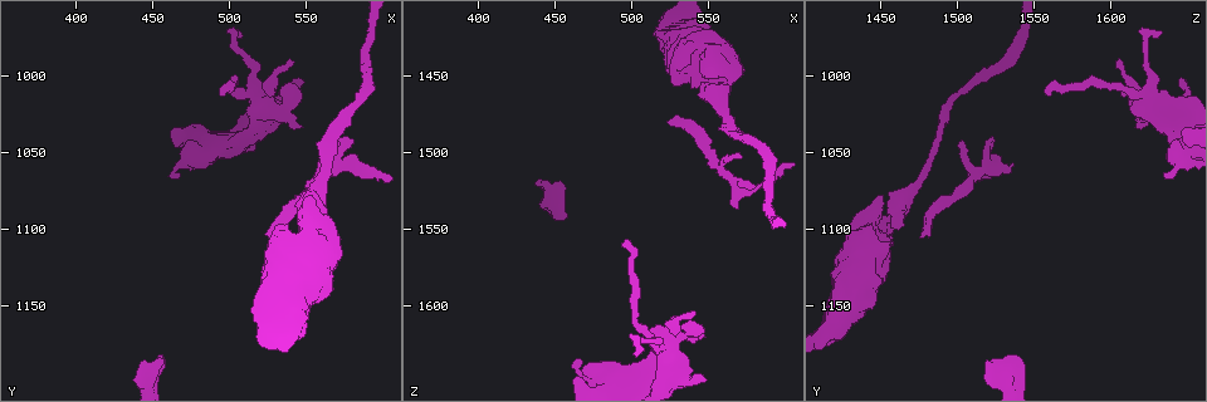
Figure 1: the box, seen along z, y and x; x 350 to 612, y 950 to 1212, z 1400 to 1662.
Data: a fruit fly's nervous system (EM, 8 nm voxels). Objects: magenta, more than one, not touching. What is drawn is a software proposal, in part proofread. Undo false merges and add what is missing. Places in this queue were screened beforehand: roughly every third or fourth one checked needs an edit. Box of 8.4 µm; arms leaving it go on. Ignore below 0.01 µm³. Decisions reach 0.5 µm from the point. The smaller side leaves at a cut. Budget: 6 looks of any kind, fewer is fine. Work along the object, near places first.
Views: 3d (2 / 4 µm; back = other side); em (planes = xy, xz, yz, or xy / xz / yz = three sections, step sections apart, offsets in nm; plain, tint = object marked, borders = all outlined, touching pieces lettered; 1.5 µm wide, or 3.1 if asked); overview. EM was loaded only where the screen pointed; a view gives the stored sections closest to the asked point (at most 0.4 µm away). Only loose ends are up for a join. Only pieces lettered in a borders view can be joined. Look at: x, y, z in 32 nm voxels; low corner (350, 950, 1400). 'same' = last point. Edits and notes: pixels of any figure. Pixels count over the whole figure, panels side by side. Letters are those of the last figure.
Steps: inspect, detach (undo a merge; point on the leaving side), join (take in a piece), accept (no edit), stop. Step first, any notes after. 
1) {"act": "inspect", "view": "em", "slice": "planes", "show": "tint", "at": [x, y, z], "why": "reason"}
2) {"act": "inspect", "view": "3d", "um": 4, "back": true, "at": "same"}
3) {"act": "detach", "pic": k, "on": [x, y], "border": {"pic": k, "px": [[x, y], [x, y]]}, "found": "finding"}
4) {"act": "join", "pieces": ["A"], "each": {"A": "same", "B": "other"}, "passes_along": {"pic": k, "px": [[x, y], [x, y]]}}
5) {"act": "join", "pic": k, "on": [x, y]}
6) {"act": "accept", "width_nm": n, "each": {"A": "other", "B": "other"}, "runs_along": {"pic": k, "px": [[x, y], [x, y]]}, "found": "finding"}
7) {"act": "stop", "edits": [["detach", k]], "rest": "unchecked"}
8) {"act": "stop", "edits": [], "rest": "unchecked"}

{"act": "inspect", "view": "3d", "um": 4, "at": [456, 1186, 1542], "why": "branch stops here"}

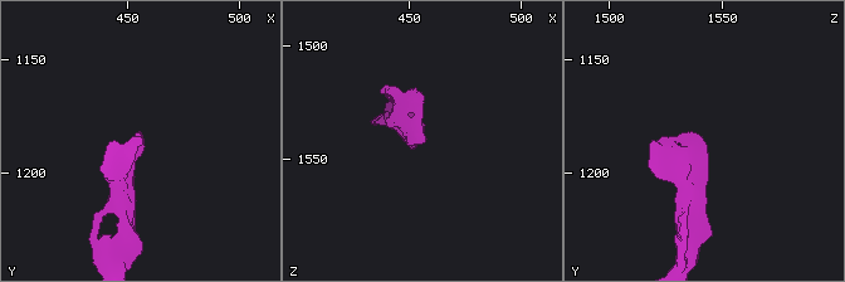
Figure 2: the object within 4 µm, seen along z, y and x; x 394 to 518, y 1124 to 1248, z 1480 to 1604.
{"act": "inspect", "view": "em", "slice": "planes", "show": "tint", "at": [457, 1185, 1541], "why": "now the EM"}

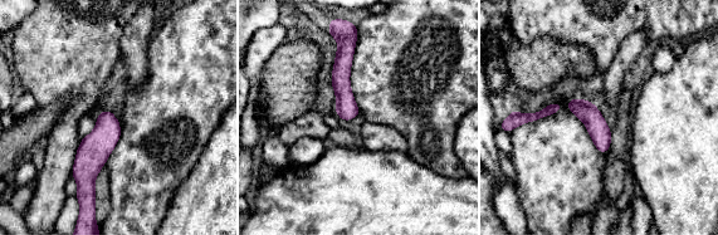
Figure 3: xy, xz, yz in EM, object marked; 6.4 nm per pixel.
{"act": "inspect", "view": "em", "slice": "planes", "show": "borders", "at": "same", "why": "what lies round it"}

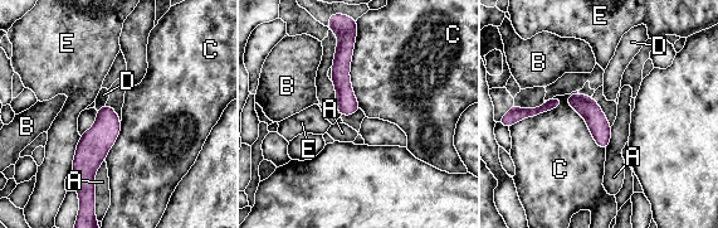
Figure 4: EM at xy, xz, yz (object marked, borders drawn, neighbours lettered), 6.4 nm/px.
{"act": "accept", "each": {"A": "other", "B": "other", "C": "other", "D": "other", "E": "other"}, "found": "none of them fits"}

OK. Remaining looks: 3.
{"act": "inspect", "view": "3d", "um": 4, "back": true, "at": [530, 1104, 1478], "why": "free end"}

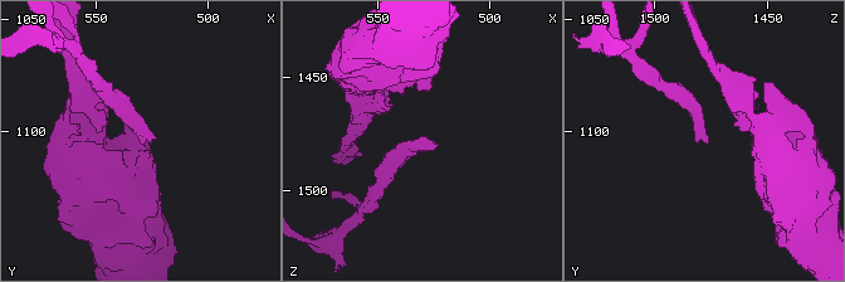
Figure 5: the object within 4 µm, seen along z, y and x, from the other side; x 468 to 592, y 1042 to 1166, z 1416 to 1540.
{"act": "inspect", "view": "em", "slice": "xy", "step": 4, "show": "tint", "at": [529, 1104, 1477]}

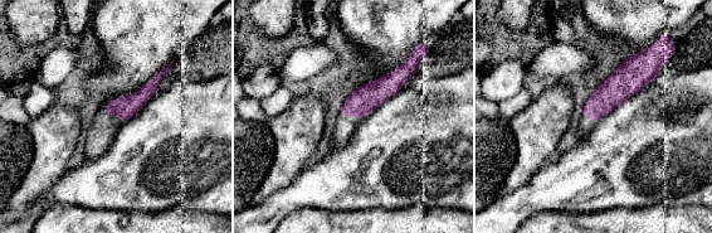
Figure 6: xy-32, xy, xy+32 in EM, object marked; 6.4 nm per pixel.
{"act": "inspect", "view": "em", "slice": "xy", "step": 4, "show": "borders", "at": "same", "why": "what lies round it"}

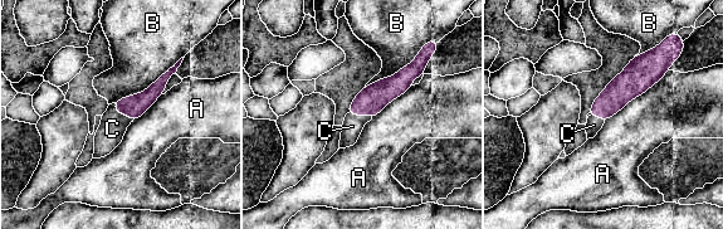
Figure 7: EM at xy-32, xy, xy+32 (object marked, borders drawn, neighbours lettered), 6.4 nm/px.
{"act": "join", "pieces": ["C"], "width_nm": 150, "each": {"A": "other", "B": "other", "C": "same"}, "passes_along": {"pic": 7, "px": [[135, 106], [121, 112], [112, 128]]}, "found": "the neuron continues"}

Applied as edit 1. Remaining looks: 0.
{"act": "stop", "edits": [["join", 7]], "rest": "unchecked"}

